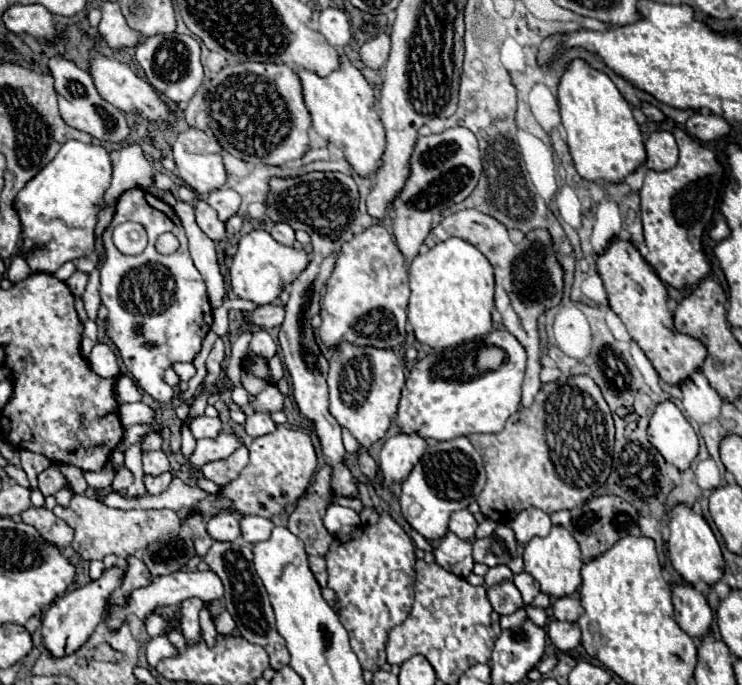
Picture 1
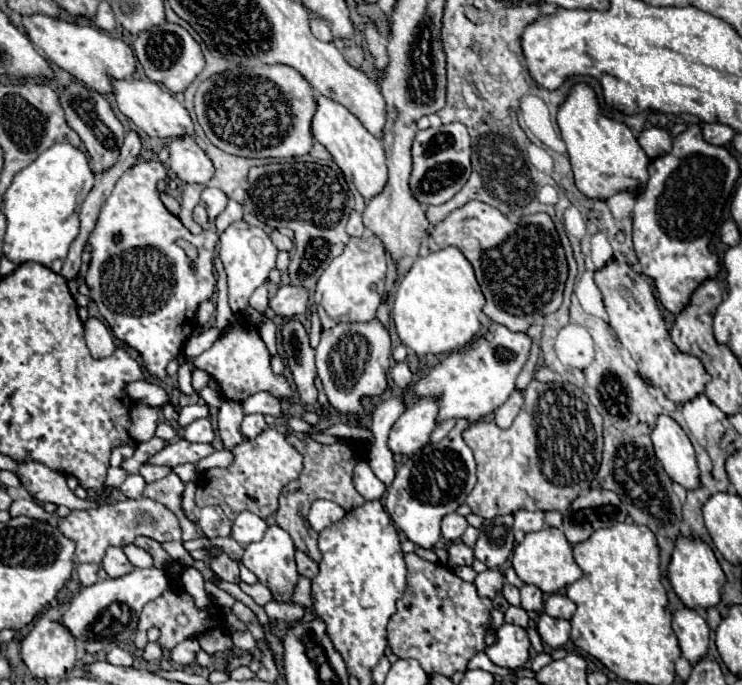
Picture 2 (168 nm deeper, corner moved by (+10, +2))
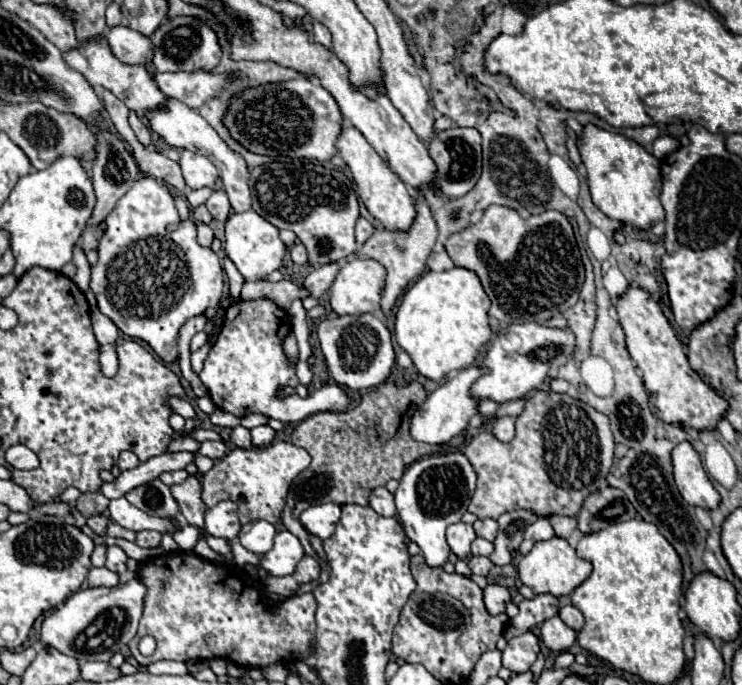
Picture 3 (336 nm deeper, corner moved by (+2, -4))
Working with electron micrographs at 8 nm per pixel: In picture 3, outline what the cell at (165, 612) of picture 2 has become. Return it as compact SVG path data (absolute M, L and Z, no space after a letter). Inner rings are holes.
M185 550L165 552L139 562L139 580L147 586L143 616L139 620L137 636L129 642L131 654L139 664L153 664L157 660L231 660L241 668L265 668L271 664L291 664L295 660L305 660L315 644L315 610L317 600L313 594L299 594L271 604L261 588L257 576L249 576L243 568L231 564L213 564L201 560L201 556ZM143 636L153 636L157 640L157 650L153 656L143 656L137 650L137 642Z

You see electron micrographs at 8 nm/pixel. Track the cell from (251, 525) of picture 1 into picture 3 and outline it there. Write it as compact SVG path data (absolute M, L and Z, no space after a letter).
M255 520L249 522L241 528L239 532L239 542L255 554L265 554L269 548L273 548L273 536L275 536L275 526L265 522L265 520Z

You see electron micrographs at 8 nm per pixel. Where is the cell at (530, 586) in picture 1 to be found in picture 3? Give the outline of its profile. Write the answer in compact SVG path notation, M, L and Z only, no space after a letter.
M539 594L533 600L523 600L519 604L519 614L509 620L496 647L503 651L511 638L525 634L529 628L545 622L547 618L557 616L557 612L559 600L551 594Z

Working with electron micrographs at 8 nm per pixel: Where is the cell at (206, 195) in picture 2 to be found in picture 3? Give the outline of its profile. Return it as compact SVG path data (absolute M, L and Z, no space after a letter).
M215 190L211 194L211 198L205 202L205 206L207 206L209 214L213 216L213 220L217 220L217 222L225 222L231 214L231 204L223 190Z

